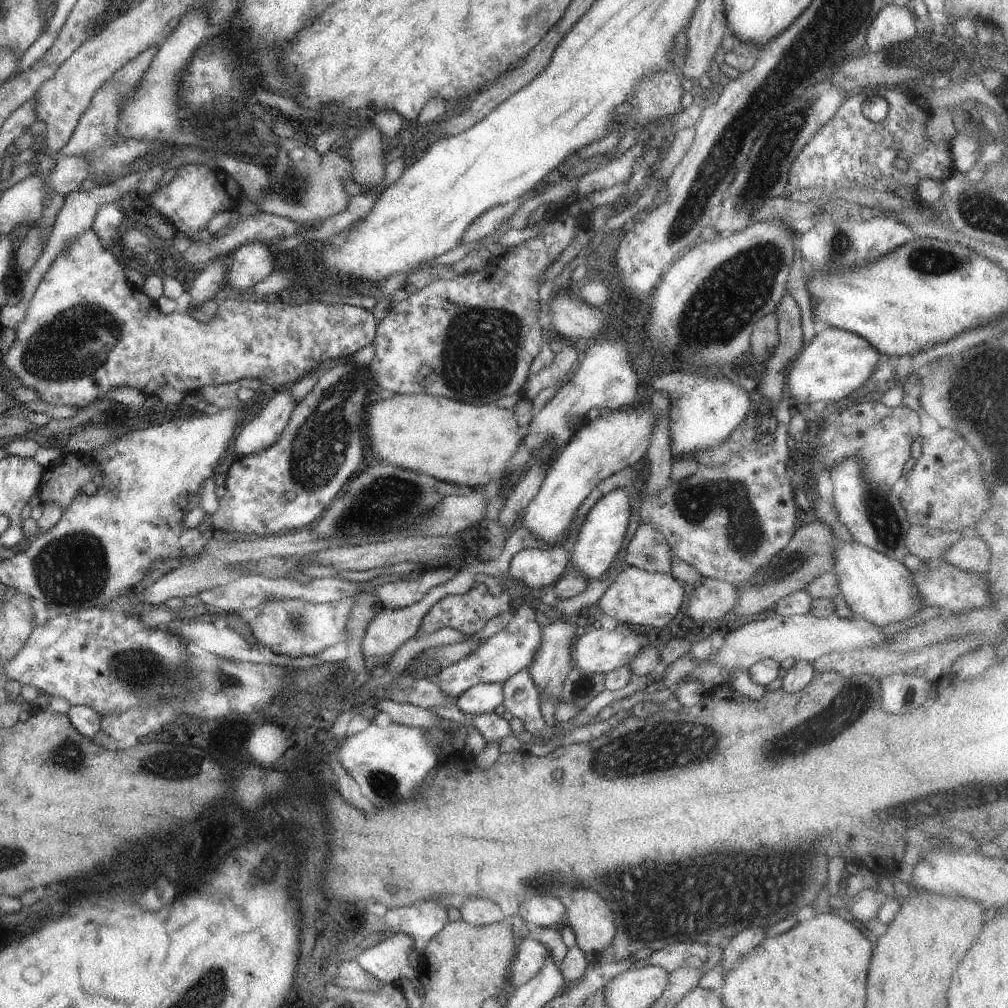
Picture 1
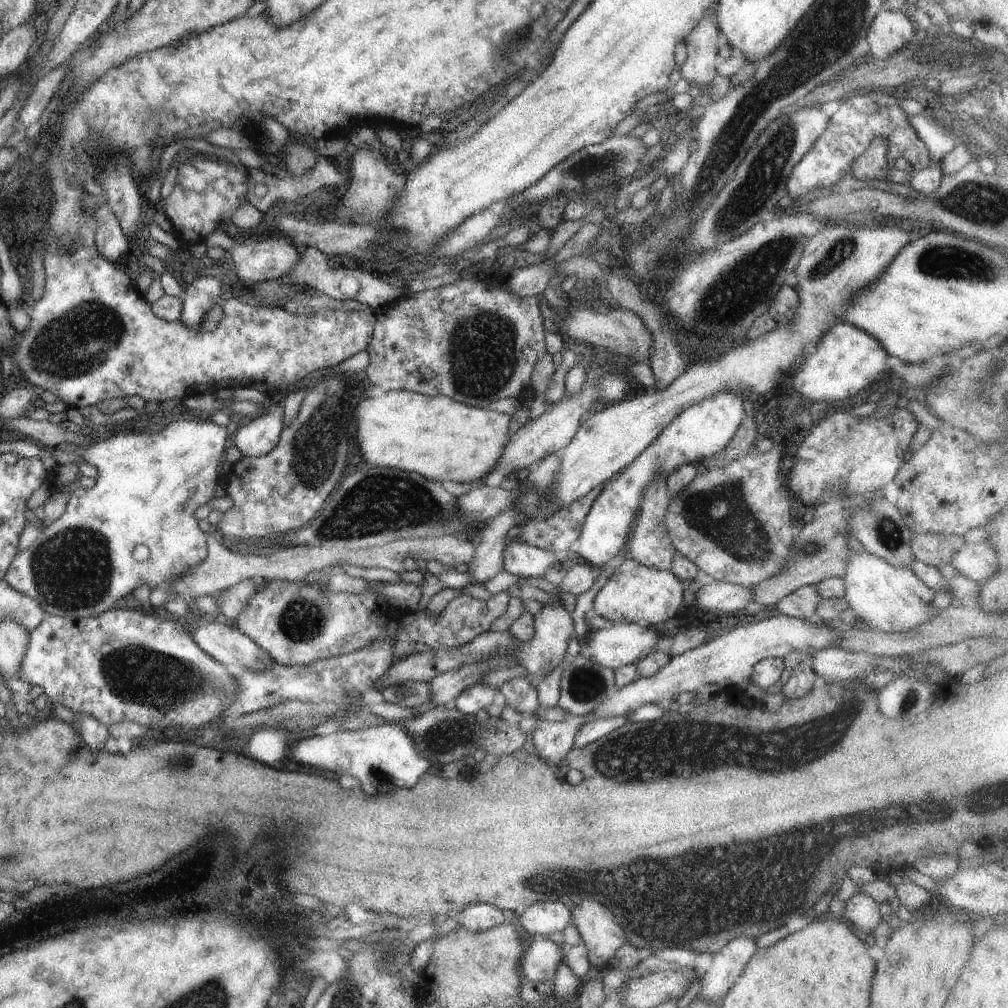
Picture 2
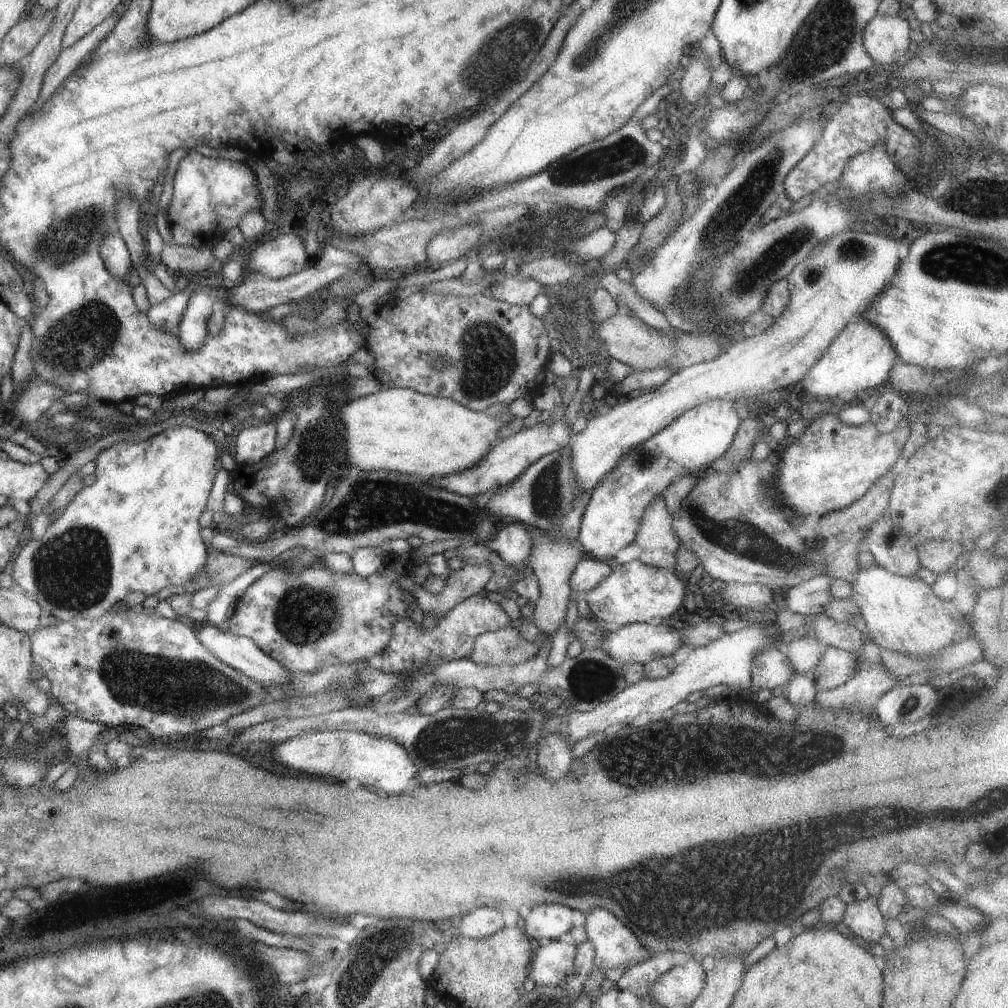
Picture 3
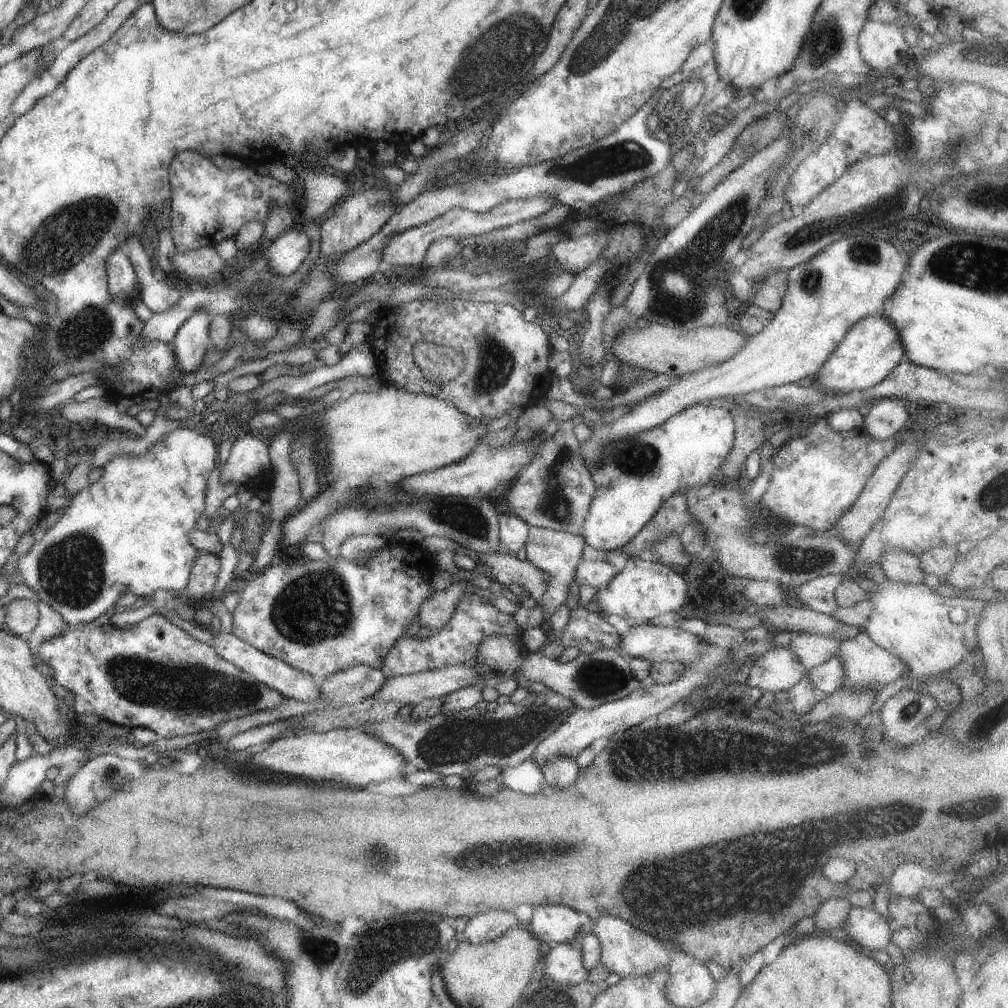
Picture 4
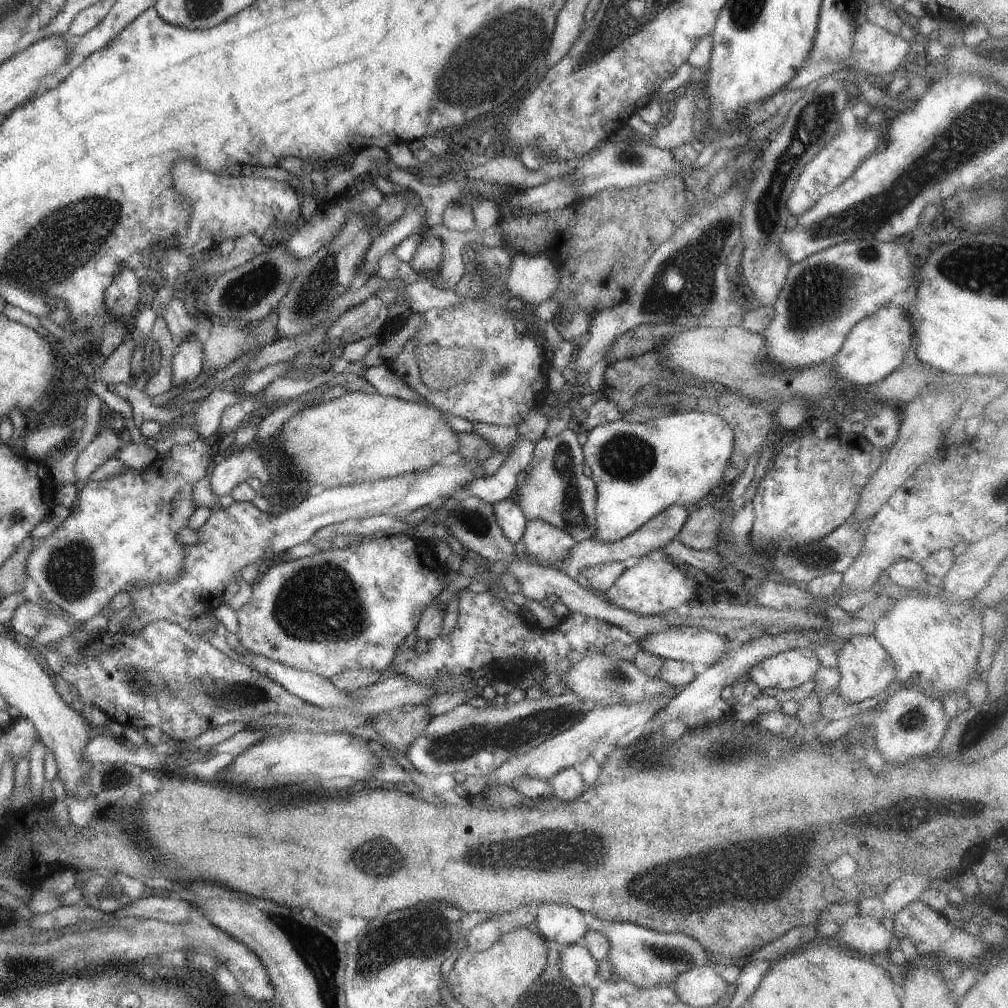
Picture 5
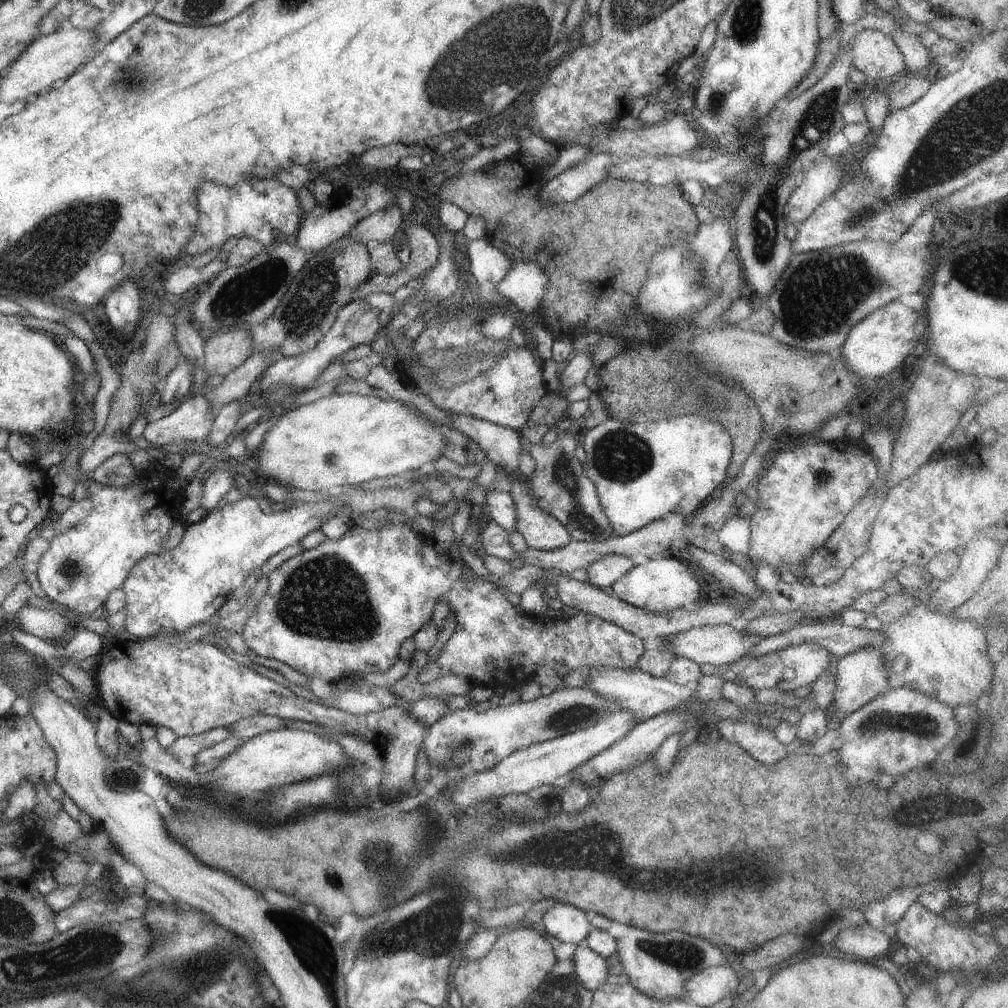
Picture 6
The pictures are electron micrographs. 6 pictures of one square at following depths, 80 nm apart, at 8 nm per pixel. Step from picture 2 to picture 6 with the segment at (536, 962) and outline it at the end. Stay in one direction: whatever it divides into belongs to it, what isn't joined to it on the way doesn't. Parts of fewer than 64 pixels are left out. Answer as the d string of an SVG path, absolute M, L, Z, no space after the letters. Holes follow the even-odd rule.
M576 948L570 959L577 980L591 992L603 982L613 979L607 974L607 960L589 949Z

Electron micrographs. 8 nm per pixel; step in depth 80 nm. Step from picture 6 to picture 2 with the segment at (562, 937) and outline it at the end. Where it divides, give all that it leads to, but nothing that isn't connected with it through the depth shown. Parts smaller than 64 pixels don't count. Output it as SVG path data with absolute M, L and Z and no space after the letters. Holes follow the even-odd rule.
M537 901L518 911L521 928L529 935L548 937L572 922L571 907L559 901Z

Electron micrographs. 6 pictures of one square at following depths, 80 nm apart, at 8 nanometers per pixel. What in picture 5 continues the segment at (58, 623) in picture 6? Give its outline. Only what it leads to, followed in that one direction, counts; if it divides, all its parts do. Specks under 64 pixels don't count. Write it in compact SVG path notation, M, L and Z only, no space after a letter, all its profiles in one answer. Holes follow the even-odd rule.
M23 601L8 620L9 628L23 641L32 639L45 621L45 611L35 603Z

